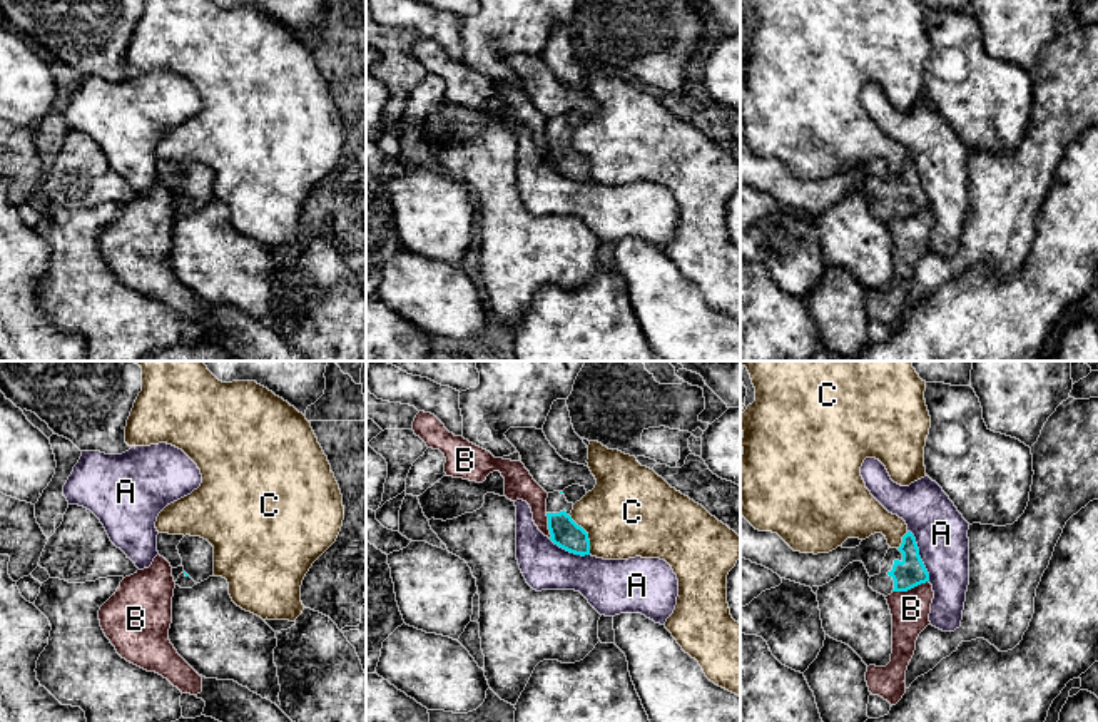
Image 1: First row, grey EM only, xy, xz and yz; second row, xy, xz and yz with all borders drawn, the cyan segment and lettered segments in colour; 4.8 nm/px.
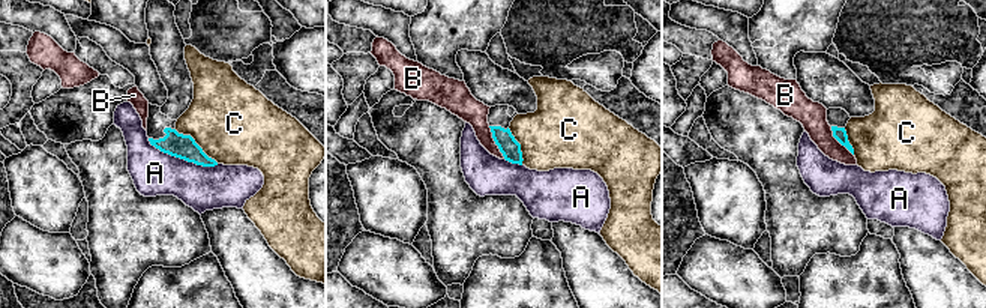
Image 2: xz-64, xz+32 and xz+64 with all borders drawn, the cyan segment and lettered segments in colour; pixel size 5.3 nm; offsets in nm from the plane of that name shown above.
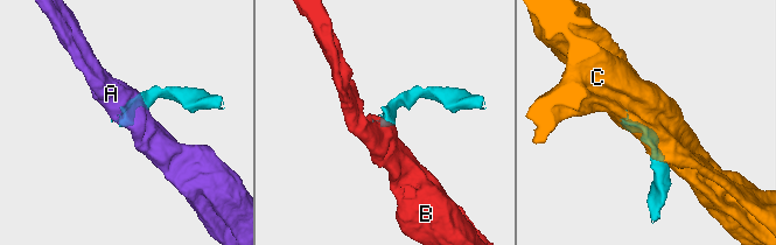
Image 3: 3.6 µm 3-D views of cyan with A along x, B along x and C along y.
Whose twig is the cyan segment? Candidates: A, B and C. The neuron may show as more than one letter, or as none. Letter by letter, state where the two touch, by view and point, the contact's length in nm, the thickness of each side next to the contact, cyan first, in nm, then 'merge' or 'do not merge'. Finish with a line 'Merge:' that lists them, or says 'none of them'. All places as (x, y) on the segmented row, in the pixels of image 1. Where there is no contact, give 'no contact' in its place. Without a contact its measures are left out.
A: meets cyan in yz at (918, 555); contact 260 nm long; 140 nm thick on the cyan side, 260 nm on the other; do not merge
B: meets cyan in yz at (909, 589); contact 190 nm long; 140 nm thick on the cyan side, 180 nm on the other; do not merge
C: meets cyan in xz at (587, 535); contact 220 nm long; 140 nm thick on the cyan side, 440 nm on the other; do not merge
Merge: none of them

